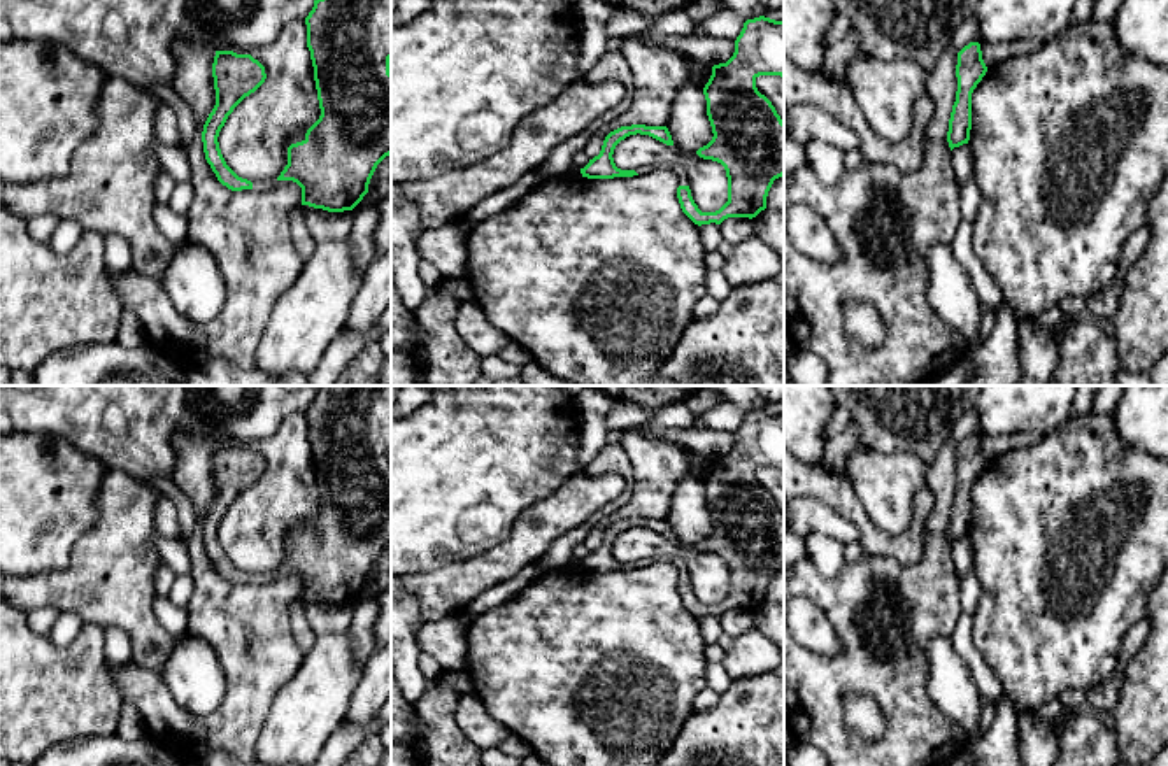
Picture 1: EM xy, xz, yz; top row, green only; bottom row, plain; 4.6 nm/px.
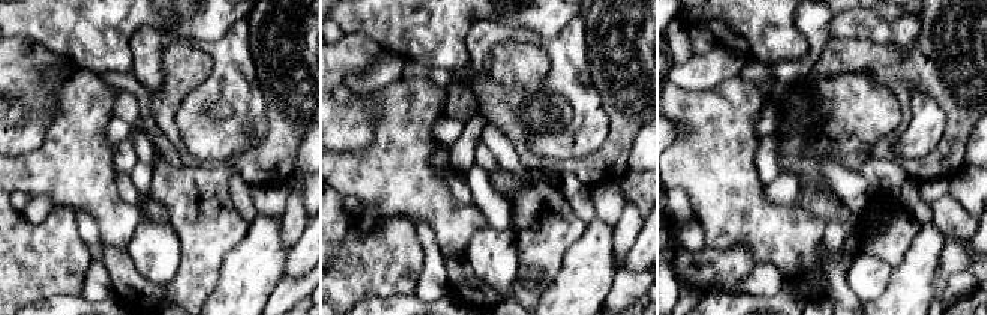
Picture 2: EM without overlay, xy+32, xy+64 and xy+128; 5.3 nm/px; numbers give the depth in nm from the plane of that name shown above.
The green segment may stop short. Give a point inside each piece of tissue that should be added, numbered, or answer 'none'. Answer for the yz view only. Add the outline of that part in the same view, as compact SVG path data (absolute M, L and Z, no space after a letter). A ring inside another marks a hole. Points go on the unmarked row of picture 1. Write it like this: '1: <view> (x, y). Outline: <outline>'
none

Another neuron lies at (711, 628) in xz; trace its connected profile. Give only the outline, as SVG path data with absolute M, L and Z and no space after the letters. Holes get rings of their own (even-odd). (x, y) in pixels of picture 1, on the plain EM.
M710 615L710 617L702 617L698 619L702 635L707 643L717 643L719 638L723 636L723 628L719 622L719 617Z

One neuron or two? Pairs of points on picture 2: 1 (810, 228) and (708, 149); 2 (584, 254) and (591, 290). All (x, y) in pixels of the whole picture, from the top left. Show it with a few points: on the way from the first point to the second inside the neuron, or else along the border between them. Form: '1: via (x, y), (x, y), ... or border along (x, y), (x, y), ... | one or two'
1: via (783, 228), (728, 176) | one
2: via (587, 263), (587, 281) | one

